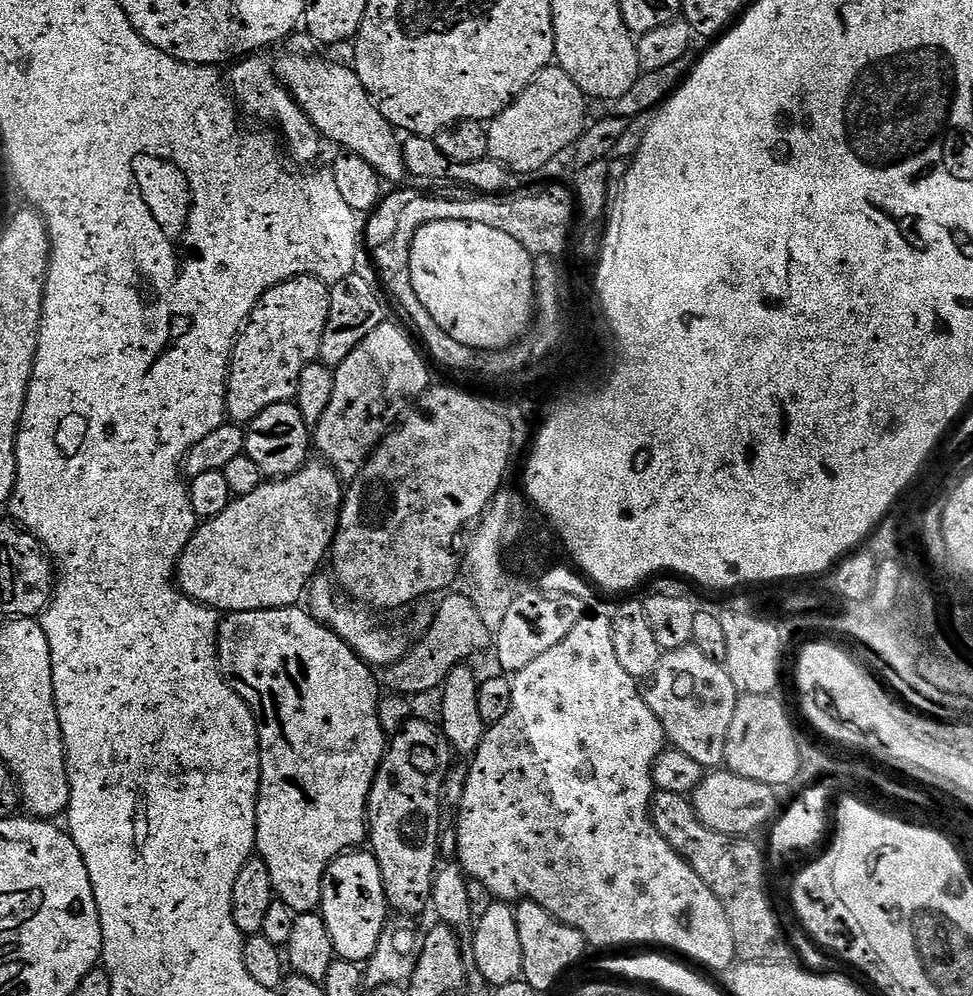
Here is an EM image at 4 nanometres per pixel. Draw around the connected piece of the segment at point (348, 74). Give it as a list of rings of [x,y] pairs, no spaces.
[[[284,56],[280,60],[278,79],[325,141],[333,140],[345,153],[370,162],[376,173],[392,186],[405,179],[402,144],[399,139],[396,141],[397,129],[377,110],[376,103],[368,97],[349,65],[347,68],[344,64],[311,60],[308,56]]]

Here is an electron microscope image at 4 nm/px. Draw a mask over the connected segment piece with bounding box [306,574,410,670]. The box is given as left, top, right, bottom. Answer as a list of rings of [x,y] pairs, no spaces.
[[[324,574],[317,575],[306,589],[306,608],[311,616],[338,638],[342,638],[342,642],[349,644],[353,652],[373,669],[383,670],[403,659],[410,649],[407,634],[379,624],[376,621],[377,613],[373,609],[353,602],[338,591],[337,585],[329,577],[328,580]]]

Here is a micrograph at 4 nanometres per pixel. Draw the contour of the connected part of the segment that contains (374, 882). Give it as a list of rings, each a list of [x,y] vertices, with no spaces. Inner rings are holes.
[[[353,850],[333,860],[320,883],[318,915],[324,920],[333,953],[339,959],[363,965],[371,958],[390,917],[380,867],[371,851]]]

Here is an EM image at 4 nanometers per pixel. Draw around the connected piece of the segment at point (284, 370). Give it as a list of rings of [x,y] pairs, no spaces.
[[[295,276],[292,280],[274,286],[265,296],[260,297],[232,346],[232,362],[223,391],[224,410],[231,423],[247,426],[255,416],[262,414],[262,410],[275,404],[295,401],[296,384],[302,370],[306,370],[308,364],[317,363],[331,301],[329,285],[323,284],[317,276]]]

